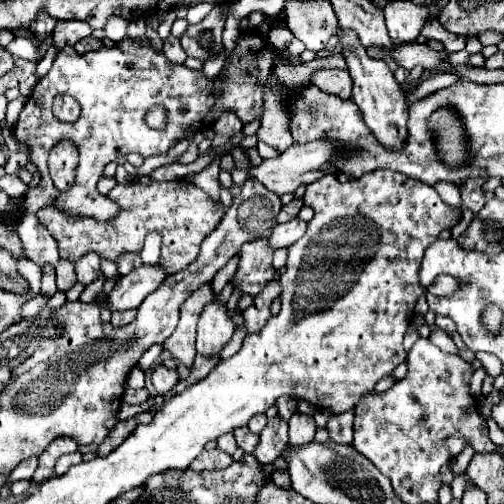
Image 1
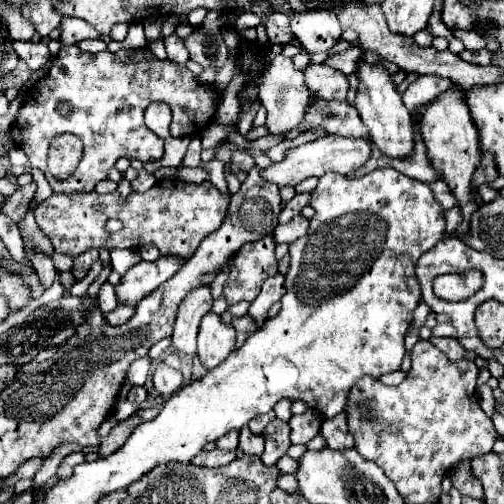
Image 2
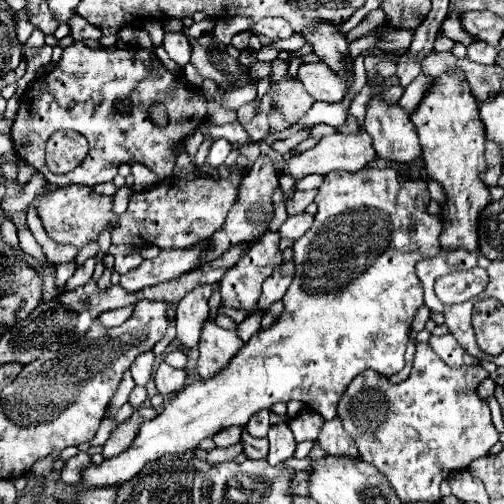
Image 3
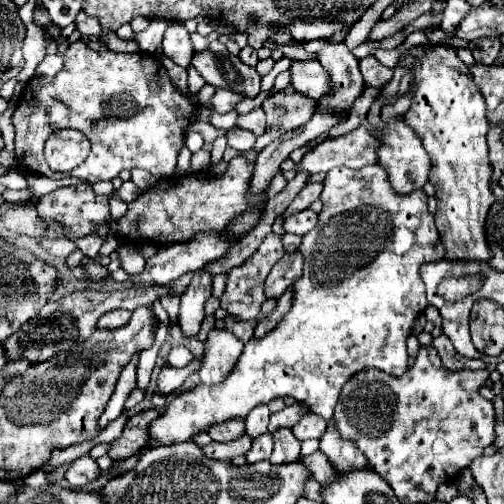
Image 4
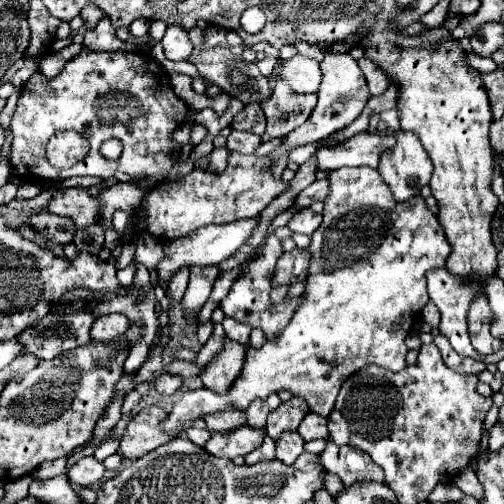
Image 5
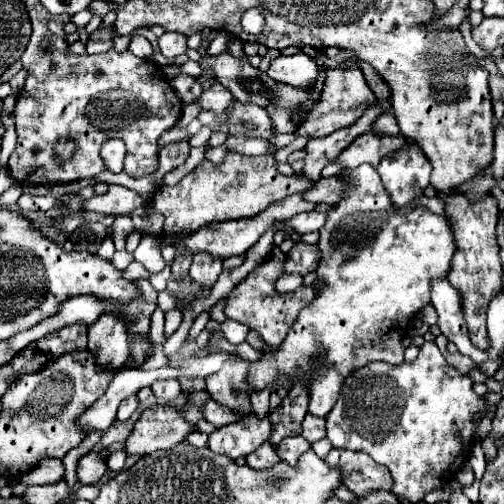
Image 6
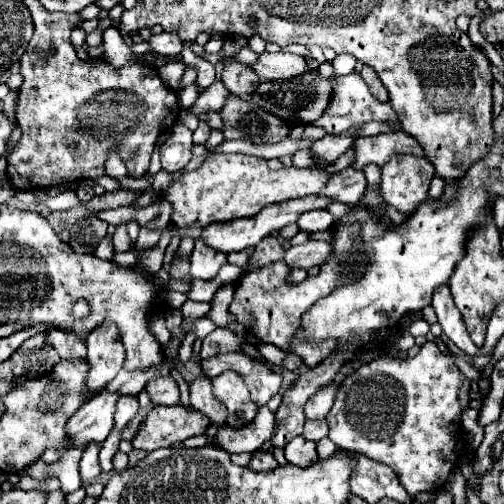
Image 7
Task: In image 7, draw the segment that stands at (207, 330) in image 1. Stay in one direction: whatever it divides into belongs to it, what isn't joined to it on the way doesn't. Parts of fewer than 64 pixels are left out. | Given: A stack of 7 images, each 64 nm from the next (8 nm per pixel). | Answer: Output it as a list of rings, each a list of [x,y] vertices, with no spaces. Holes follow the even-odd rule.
[[[226,370],[210,378],[210,382],[212,382],[212,394],[228,408],[226,424],[234,428],[242,428],[250,424],[258,412],[258,406],[250,400],[244,378],[238,372]]]

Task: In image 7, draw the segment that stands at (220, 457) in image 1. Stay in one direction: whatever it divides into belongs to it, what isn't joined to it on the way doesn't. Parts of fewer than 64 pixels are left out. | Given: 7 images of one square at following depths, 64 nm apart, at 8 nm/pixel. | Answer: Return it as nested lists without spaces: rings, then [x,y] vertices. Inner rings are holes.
[[[264,406],[258,410],[256,418],[252,424],[244,428],[232,428],[232,426],[222,426],[216,436],[214,444],[230,454],[242,454],[242,452],[256,452],[262,448],[264,442],[270,440],[274,432],[274,414]]]

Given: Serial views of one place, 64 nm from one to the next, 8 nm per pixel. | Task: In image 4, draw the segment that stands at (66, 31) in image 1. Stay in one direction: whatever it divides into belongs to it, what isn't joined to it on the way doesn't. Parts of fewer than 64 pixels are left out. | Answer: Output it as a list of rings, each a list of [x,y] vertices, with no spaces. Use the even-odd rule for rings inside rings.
[[[80,12],[80,14],[76,16],[74,24],[76,24],[76,30],[78,30],[82,36],[86,36],[86,38],[98,38],[100,32],[102,32],[100,22],[98,22],[96,18],[88,18],[84,12]]]

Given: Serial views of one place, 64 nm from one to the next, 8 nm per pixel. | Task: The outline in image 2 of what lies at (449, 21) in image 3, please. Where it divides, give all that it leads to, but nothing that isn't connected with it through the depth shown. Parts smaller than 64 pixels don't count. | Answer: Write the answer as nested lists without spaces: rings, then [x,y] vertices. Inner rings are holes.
[[[454,30],[454,36],[460,38],[468,50],[480,50],[480,48],[486,48],[486,40],[484,40],[480,34],[464,32],[464,30]]]

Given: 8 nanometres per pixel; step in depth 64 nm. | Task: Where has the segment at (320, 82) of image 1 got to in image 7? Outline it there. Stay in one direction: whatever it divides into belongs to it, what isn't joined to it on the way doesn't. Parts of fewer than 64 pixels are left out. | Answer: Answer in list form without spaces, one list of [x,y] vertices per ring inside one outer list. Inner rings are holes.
[[[264,52],[252,66],[252,70],[258,76],[264,76],[266,80],[292,80],[296,76],[302,76],[304,72],[310,72],[310,66],[306,64],[306,58],[298,54]]]

